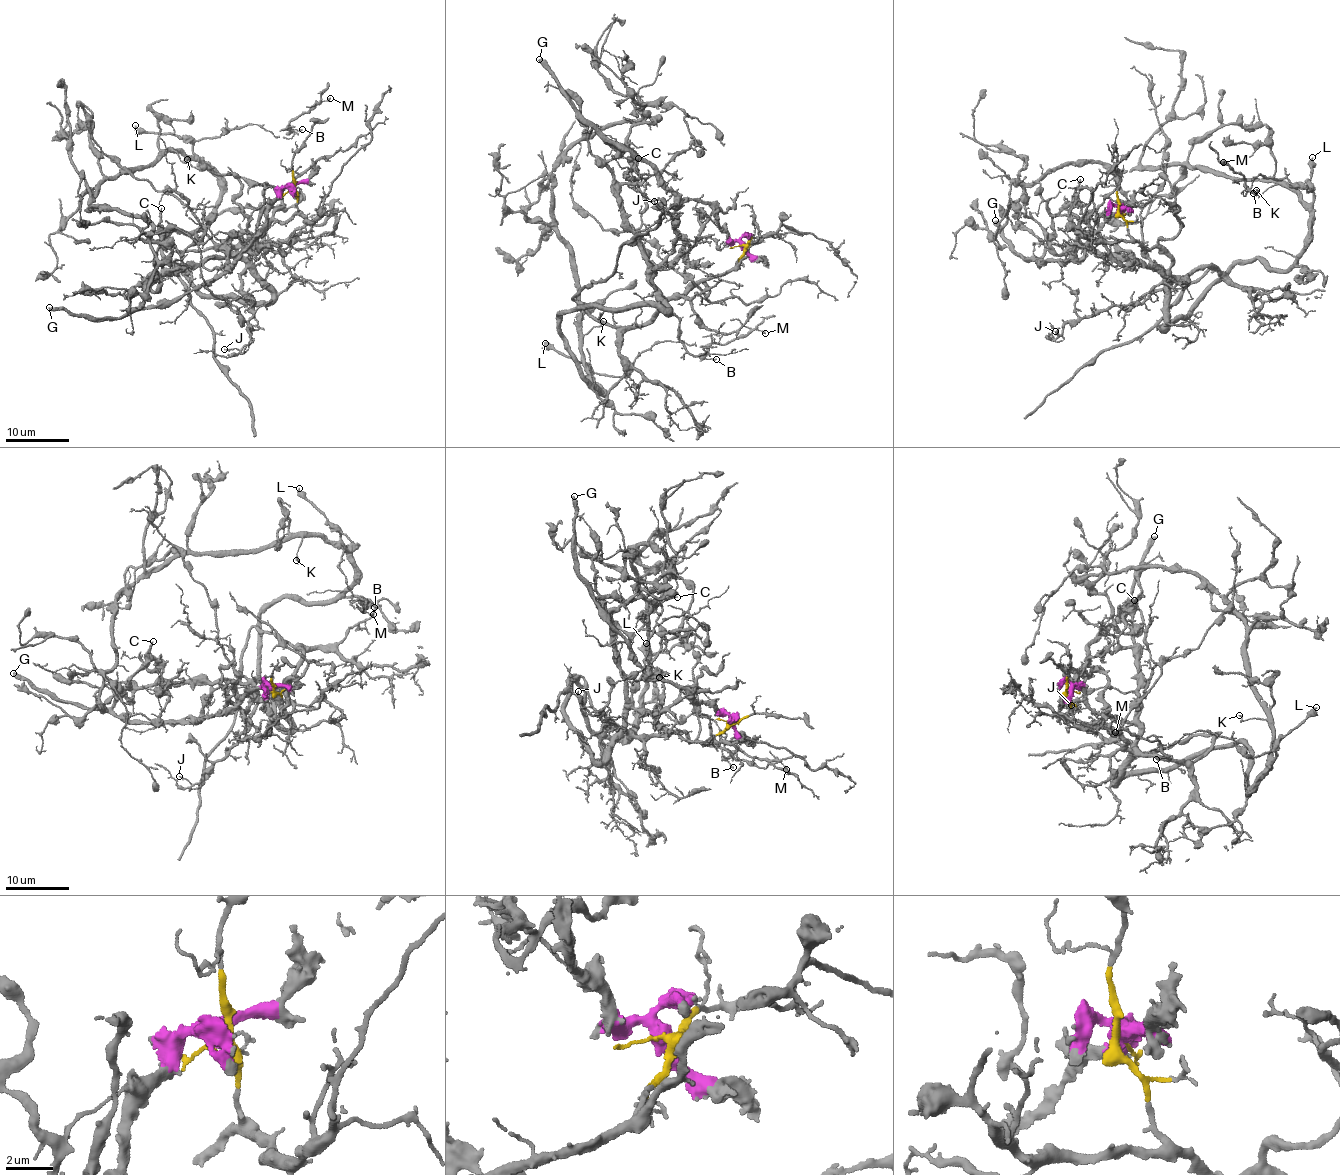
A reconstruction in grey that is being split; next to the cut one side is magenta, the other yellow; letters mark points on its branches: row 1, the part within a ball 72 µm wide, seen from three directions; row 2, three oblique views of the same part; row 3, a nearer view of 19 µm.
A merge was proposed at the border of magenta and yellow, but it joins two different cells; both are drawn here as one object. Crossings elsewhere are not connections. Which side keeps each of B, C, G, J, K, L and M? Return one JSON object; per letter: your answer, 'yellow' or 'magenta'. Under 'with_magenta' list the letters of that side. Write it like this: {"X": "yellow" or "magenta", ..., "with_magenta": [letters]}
{"B": "yellow", "C": "magenta", "G": "magenta", "J": "yellow", "K": "yellow", "L": "yellow", "M": "yellow", "with_magenta": ["C", "G"]}

